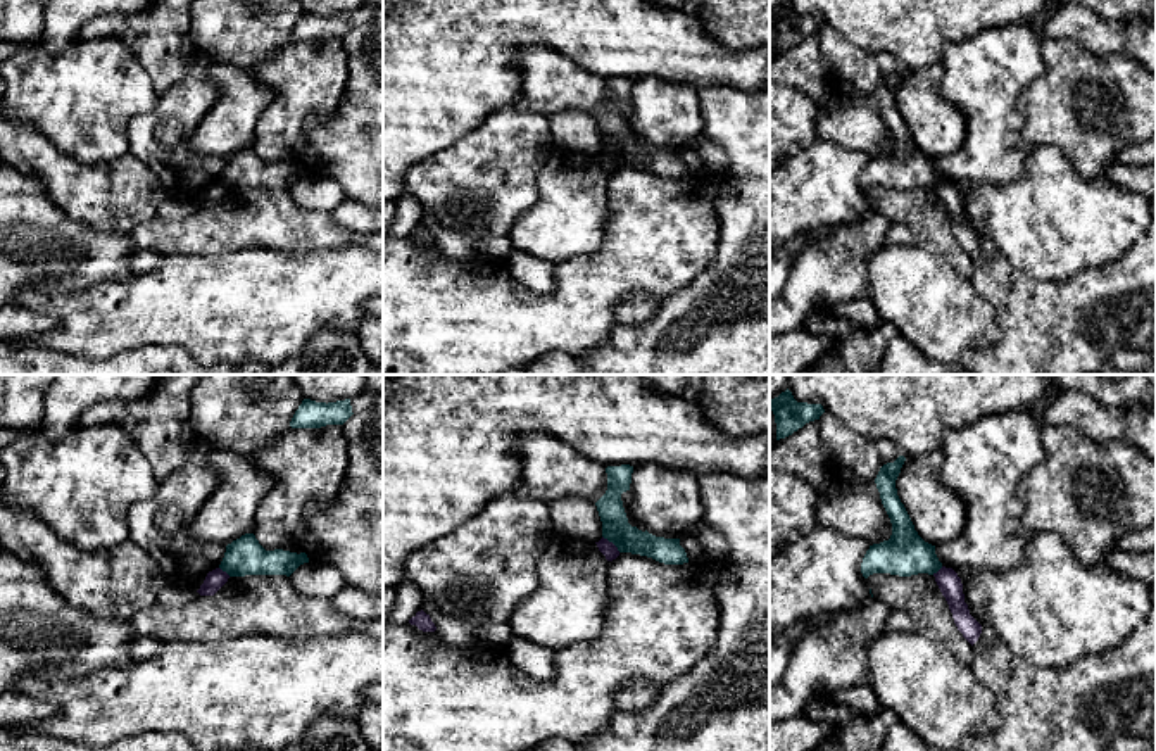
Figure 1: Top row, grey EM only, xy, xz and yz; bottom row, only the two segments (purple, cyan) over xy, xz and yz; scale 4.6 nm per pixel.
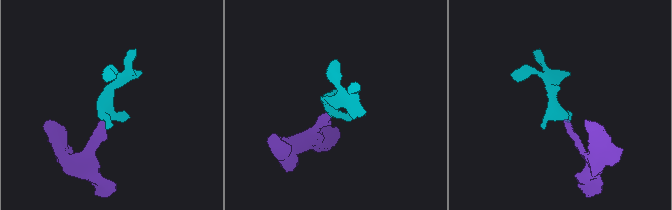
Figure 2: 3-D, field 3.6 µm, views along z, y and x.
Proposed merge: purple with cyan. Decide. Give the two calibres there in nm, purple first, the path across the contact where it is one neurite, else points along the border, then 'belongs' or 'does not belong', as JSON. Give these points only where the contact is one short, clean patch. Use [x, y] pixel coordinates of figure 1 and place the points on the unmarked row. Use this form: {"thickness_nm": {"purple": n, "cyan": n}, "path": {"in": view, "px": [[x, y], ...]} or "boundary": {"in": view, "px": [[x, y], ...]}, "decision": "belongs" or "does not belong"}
{"thickness_nm": {"purple": 70, "cyan": 130}, "boundary": {"in": "xz", "px": [[603, 149], [620, 164]]}, "decision": "does not belong"}

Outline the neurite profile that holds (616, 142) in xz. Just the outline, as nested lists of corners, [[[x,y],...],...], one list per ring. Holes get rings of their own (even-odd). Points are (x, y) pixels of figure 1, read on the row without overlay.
[[[607,79],[606,86],[607,104],[595,116],[602,135],[602,150],[613,155],[619,166],[647,169],[664,178],[688,176],[680,152],[656,150],[628,136],[621,107],[630,104],[633,79]]]

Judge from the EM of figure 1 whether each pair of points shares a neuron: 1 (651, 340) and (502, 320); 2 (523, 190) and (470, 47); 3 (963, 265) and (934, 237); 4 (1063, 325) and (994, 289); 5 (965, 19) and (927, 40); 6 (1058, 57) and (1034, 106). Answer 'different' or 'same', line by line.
1: different
2: different
3: same
4: same
5: same
6: same

